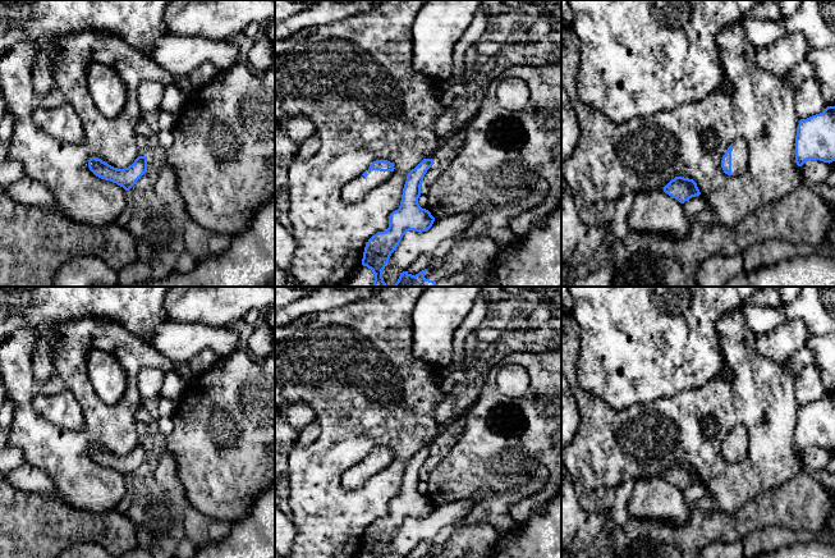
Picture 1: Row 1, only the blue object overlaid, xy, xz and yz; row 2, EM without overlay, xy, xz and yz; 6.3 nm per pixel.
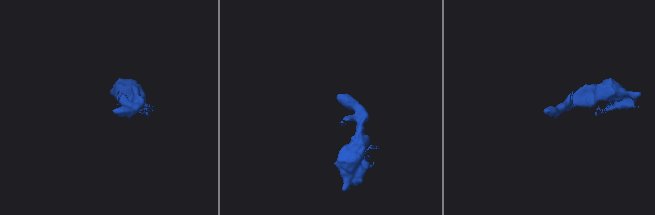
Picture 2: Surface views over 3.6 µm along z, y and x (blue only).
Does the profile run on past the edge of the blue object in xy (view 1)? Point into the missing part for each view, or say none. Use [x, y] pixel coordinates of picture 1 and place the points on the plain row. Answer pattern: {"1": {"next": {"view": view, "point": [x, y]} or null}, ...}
{"1": {"next": null}}

